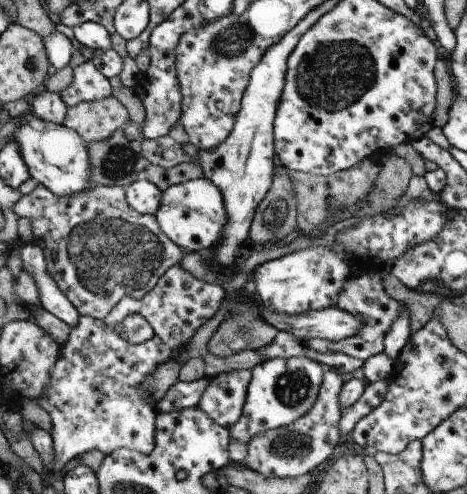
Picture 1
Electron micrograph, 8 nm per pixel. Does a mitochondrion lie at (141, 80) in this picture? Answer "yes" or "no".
no

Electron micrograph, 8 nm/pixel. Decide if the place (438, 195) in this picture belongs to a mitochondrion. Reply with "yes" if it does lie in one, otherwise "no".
no

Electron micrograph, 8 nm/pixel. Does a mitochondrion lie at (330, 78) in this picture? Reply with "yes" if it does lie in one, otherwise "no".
yes

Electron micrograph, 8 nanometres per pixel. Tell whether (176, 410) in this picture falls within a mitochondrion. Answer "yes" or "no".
no

